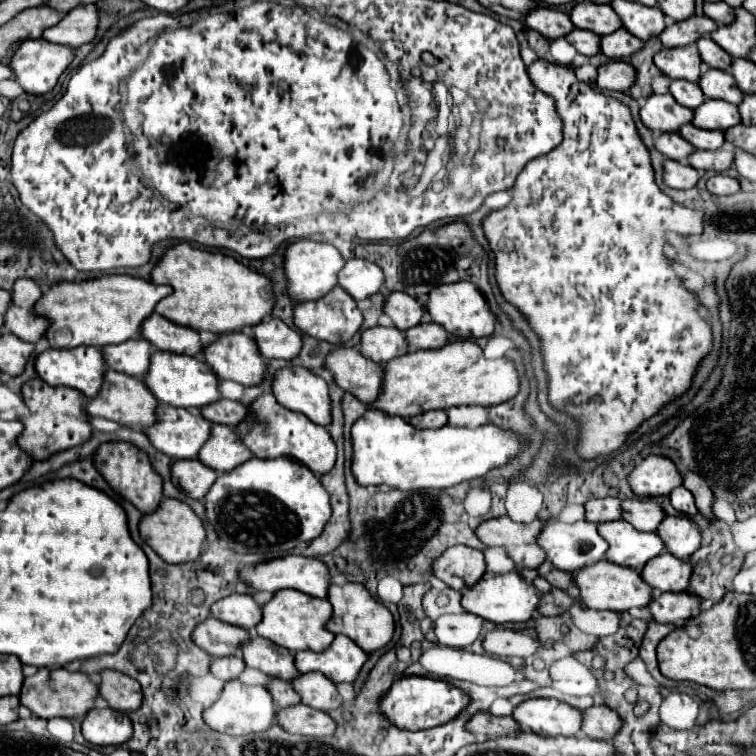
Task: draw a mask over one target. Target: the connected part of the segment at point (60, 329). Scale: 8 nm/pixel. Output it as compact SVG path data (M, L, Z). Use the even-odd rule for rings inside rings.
M102 275L82 283L58 283L50 287L36 303L36 313L52 321L46 333L50 347L74 349L78 345L90 345L102 349L138 337L144 319L148 319L156 303L168 295L172 295L170 285L156 285L130 275Z

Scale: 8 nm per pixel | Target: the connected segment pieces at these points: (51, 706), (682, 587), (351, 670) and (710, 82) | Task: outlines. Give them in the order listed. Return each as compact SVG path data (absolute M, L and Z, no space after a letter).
M40 669L36 675L26 677L22 691L20 691L20 703L28 707L36 717L52 719L52 717L84 717L90 709L94 709L94 701L100 695L98 685L82 671L70 673L66 669Z
M662 553L648 567L642 569L644 581L652 583L654 589L660 591L688 591L692 579L692 563L686 559L678 559L672 553Z
M338 635L332 641L332 647L328 651L322 651L322 653L298 651L296 667L300 673L320 671L332 683L354 685L366 659L368 659L368 655L356 643L352 643L352 639L348 639L346 635Z
M708 69L700 75L698 85L706 97L724 99L724 101L730 101L734 105L738 105L740 99L744 97L744 93L736 87L736 83L732 83L732 75L728 75L726 71Z

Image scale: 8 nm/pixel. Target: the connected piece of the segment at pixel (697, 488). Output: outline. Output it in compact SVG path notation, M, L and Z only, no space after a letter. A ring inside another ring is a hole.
M688 471L688 473L684 473L684 477L682 477L684 481L682 481L682 485L694 495L694 499L696 499L696 507L698 507L698 511L700 513L704 513L706 517L710 517L710 519L714 519L714 515L712 515L712 501L714 501L714 495L712 495L712 491L710 491L710 487L708 487L708 483L700 477L700 475L696 475L696 473L692 473L692 471Z

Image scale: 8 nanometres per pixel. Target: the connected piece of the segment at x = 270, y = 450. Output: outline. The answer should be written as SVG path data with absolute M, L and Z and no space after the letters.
M262 395L250 405L248 419L244 419L244 423L238 427L238 435L240 433L250 451L260 459L292 457L304 463L316 475L324 475L336 463L336 443L332 441L330 433L324 427L312 423L306 415L282 407L274 395Z

